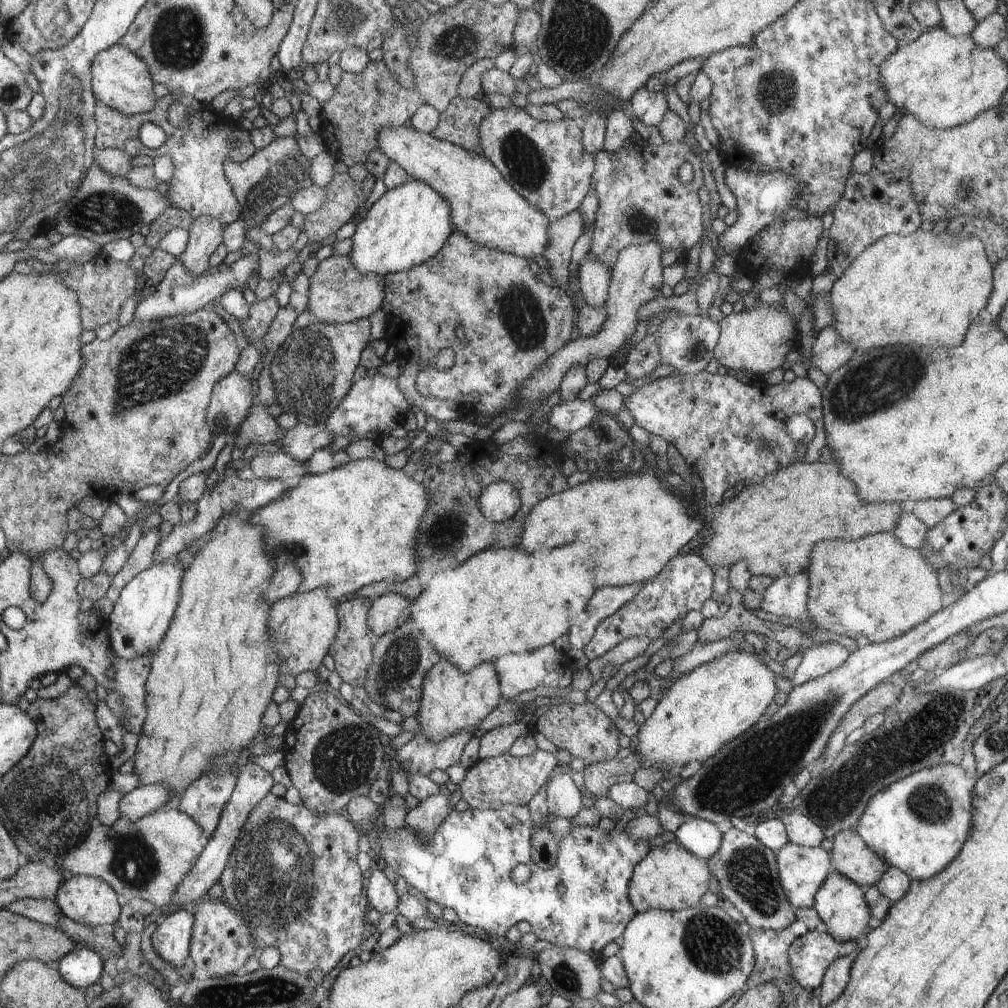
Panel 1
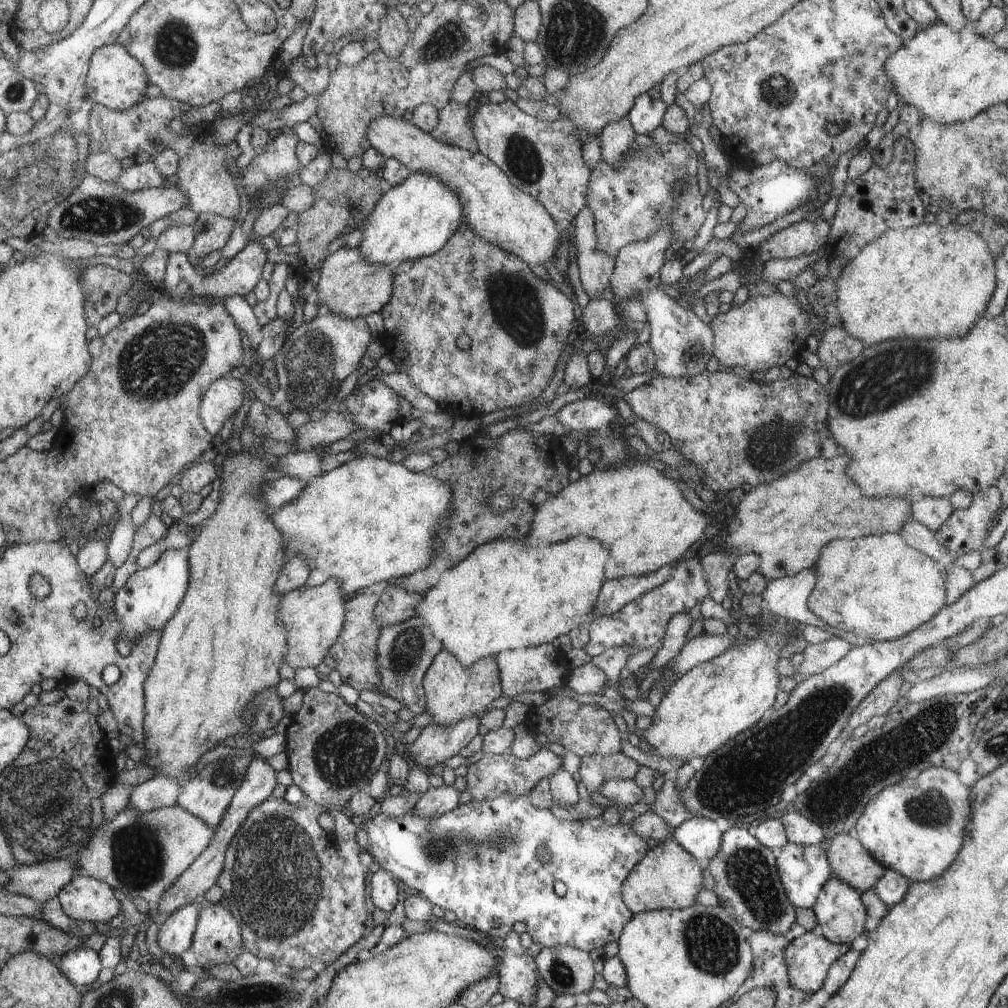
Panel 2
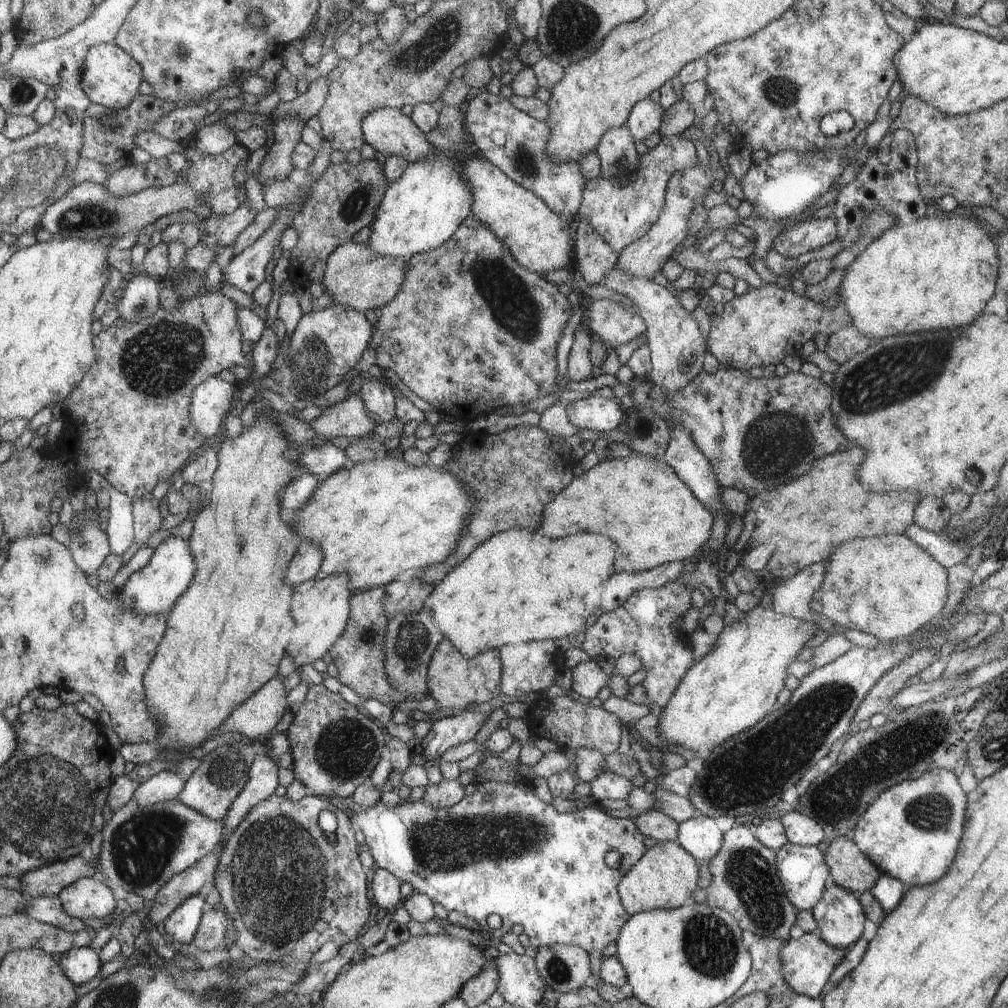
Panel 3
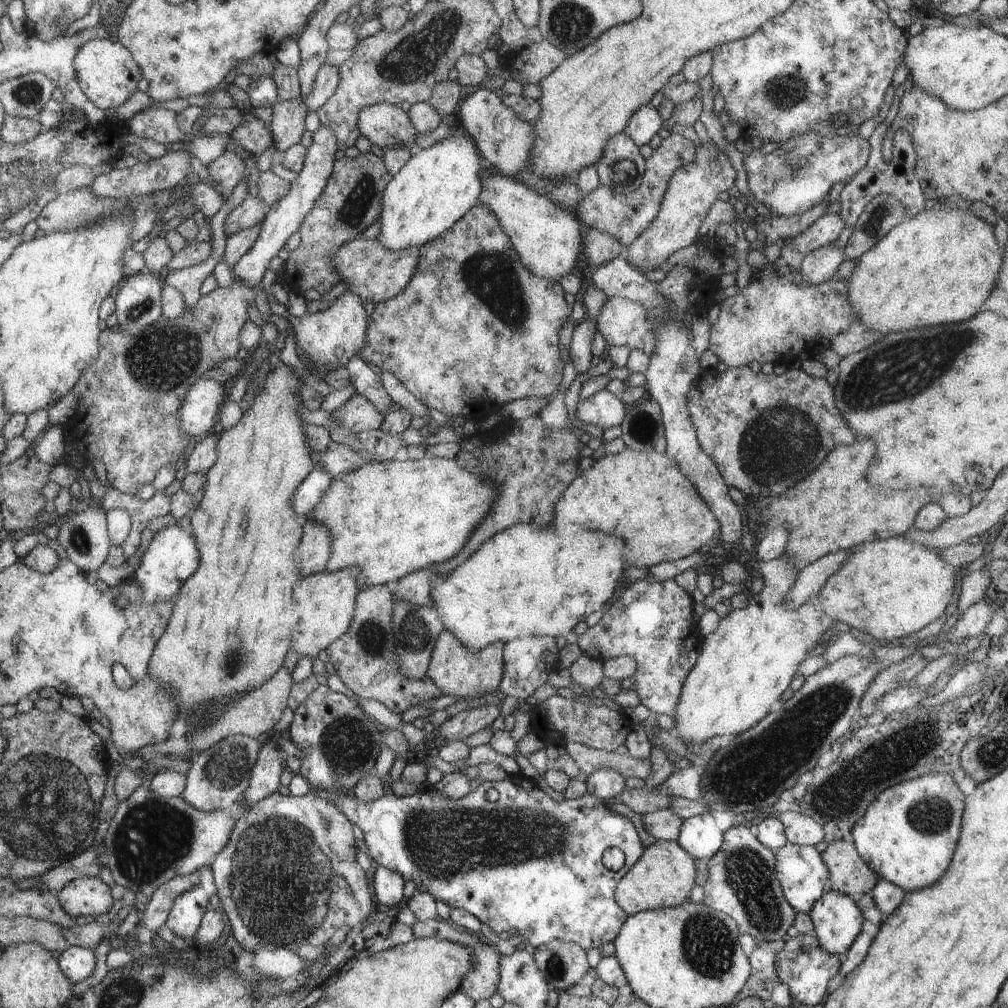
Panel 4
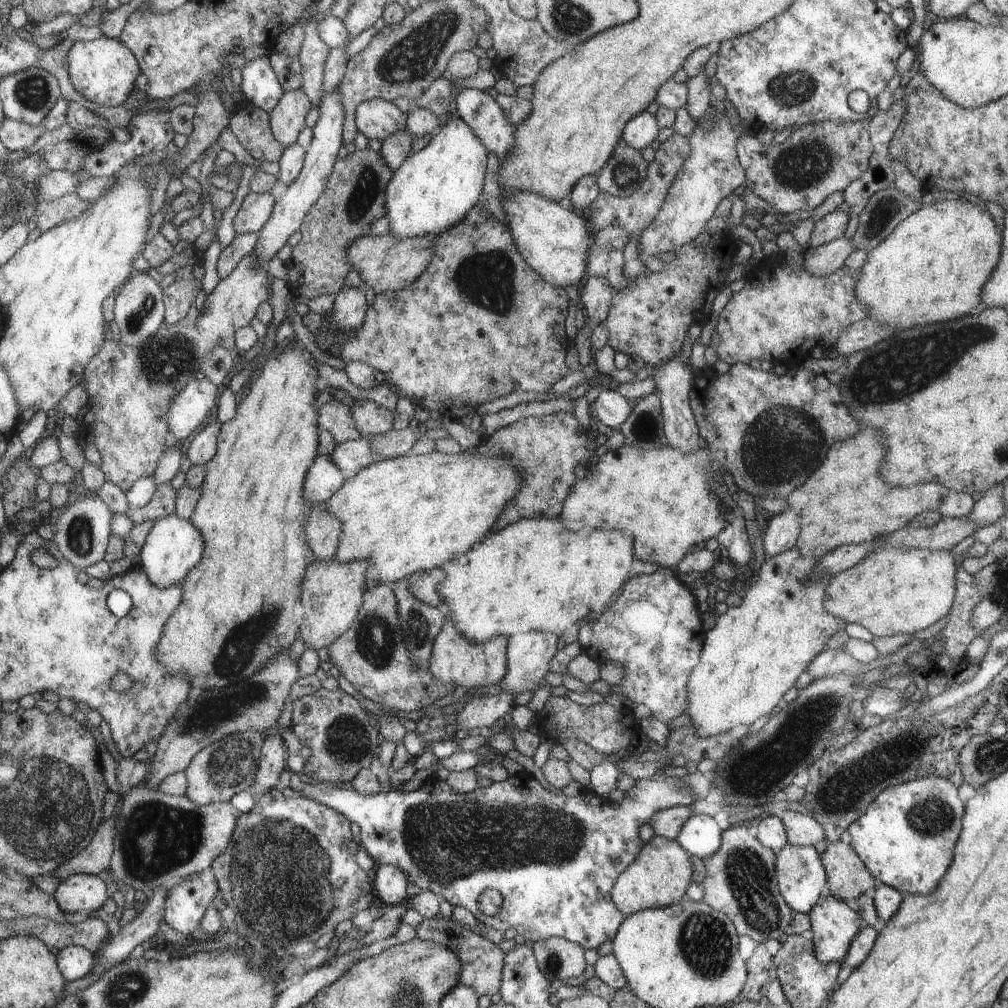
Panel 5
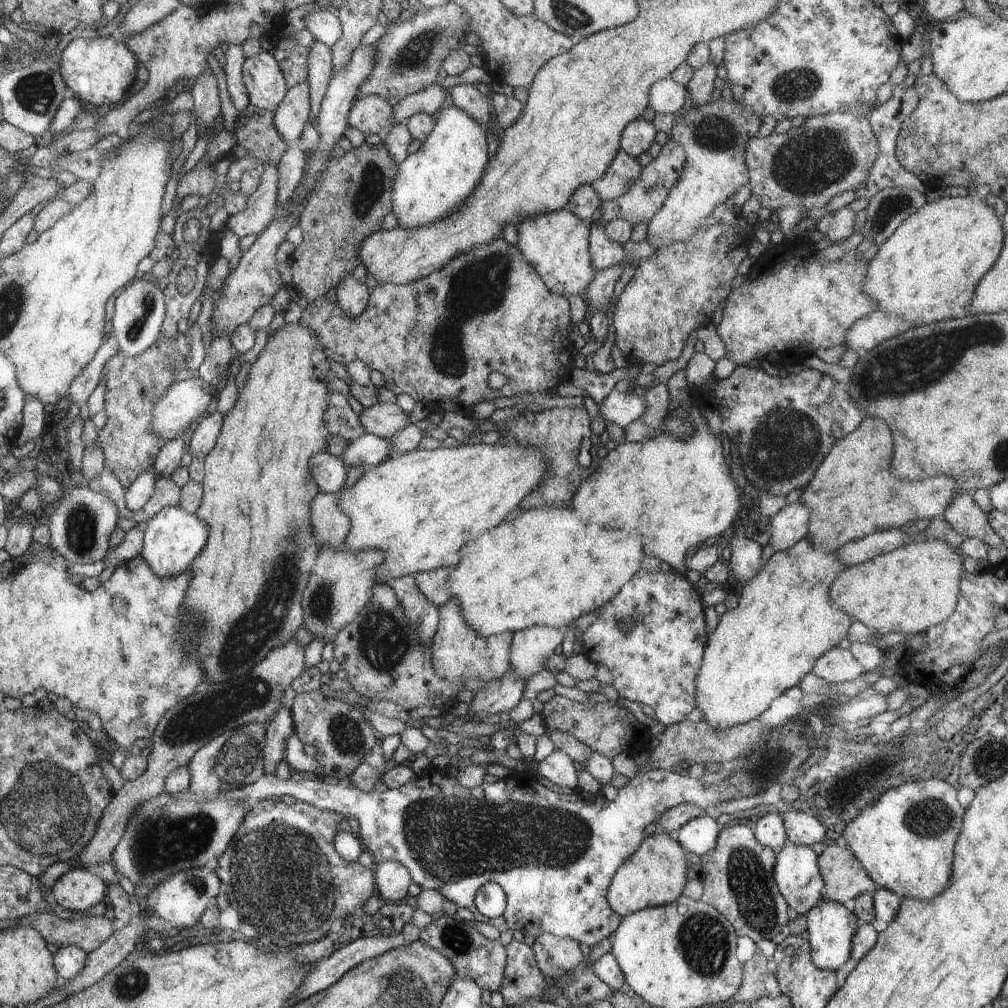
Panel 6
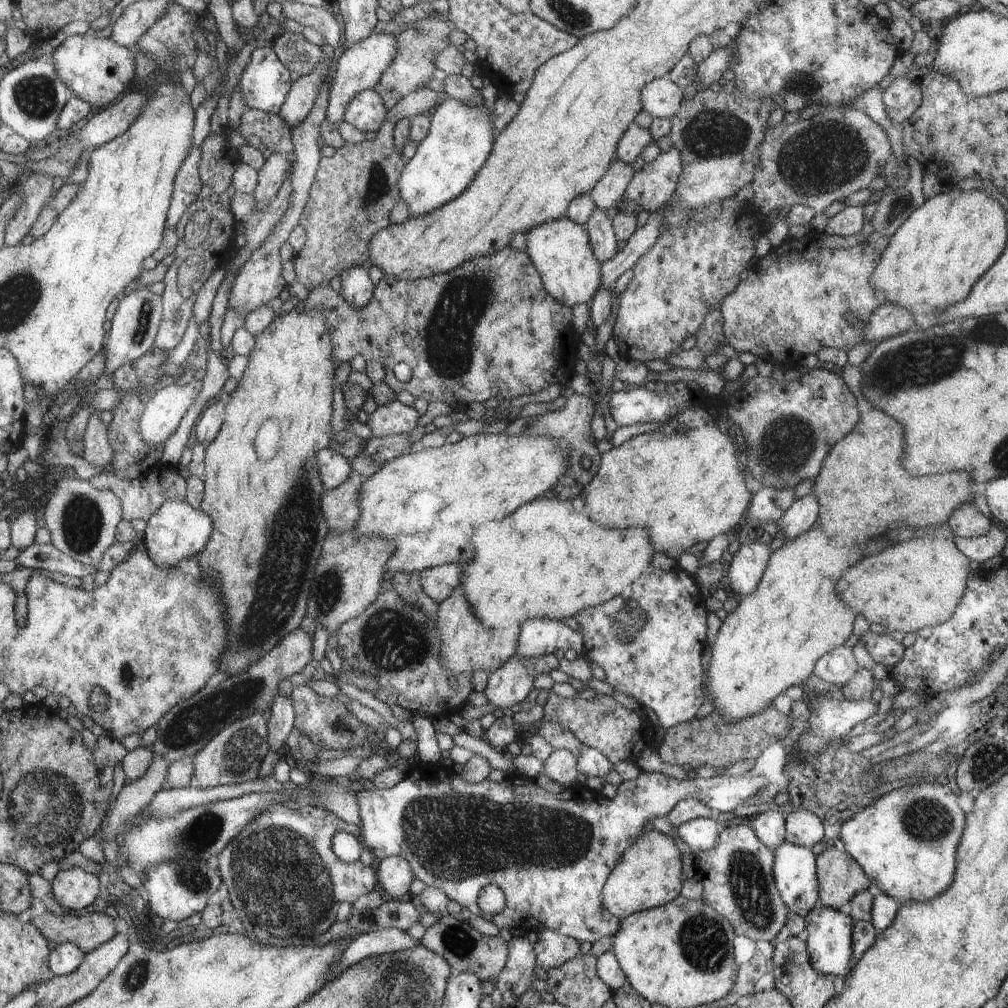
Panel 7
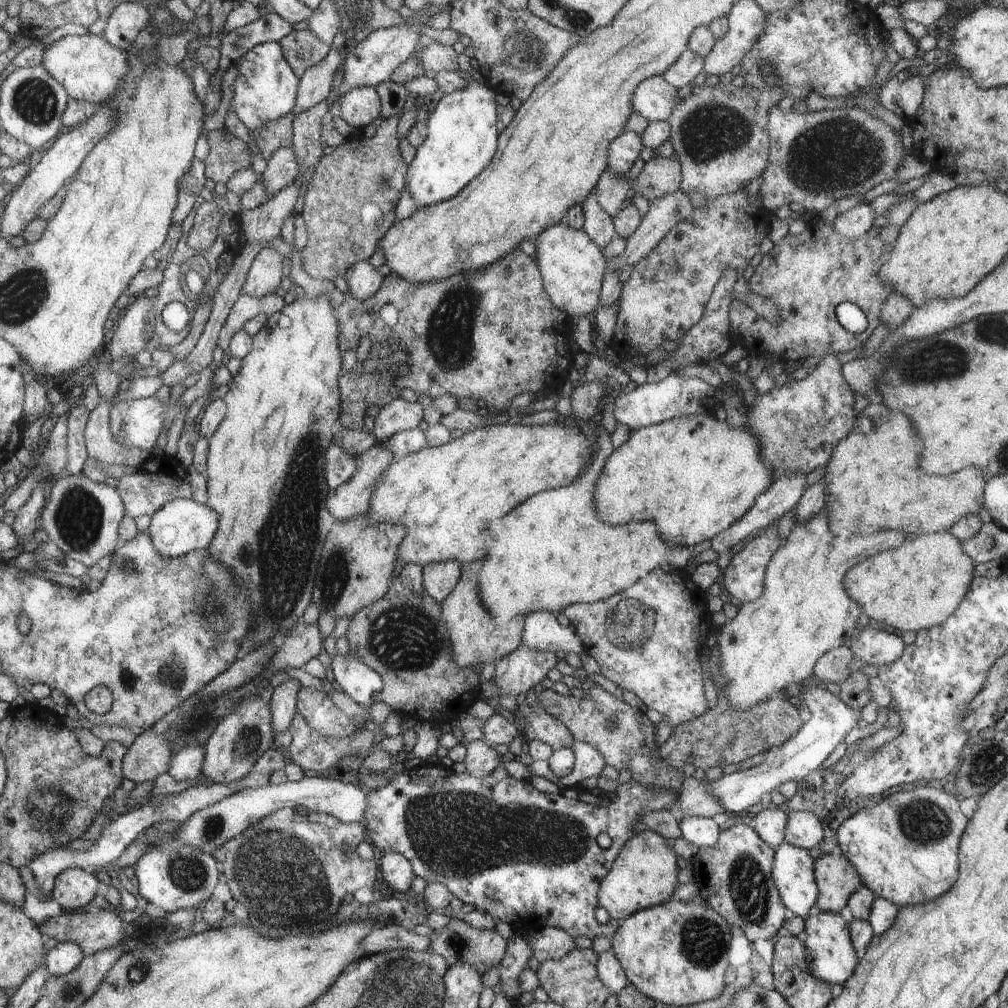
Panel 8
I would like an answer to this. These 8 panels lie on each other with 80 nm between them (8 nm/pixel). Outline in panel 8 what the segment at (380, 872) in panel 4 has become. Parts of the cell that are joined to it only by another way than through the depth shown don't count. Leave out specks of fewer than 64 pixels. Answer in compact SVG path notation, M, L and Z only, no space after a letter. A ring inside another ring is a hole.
M384 853L379 867L383 880L396 892L408 892L416 877L410 861L400 853Z

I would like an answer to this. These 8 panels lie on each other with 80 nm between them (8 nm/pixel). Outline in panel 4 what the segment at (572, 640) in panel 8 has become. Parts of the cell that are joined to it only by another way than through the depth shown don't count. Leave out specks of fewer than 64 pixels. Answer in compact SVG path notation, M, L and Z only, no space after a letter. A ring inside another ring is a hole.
M524 636L505 642L505 676L501 680L500 690L506 696L514 696L514 698L526 701L537 688L548 682L550 670L554 670L556 662L559 661L559 656L556 654L559 652L554 637Z

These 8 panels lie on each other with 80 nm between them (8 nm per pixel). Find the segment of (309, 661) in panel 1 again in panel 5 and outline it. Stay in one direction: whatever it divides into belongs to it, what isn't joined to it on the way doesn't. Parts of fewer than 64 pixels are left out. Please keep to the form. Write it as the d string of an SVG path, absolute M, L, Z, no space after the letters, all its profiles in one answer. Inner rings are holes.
M332 560L322 563L314 561L309 564L301 584L301 603L304 606L305 616L302 619L299 636L307 649L318 651L320 648L328 648L353 626L369 585L366 583L368 568L369 561L342 563Z

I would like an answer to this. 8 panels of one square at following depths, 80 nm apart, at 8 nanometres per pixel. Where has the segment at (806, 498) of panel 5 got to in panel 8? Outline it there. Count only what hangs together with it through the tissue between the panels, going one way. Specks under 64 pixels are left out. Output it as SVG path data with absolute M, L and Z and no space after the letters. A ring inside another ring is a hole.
M879 396L857 414L855 428L834 447L822 478L825 513L833 535L842 530L870 534L888 528L925 535L949 530L963 516L978 515L984 507L984 479L994 475L976 467L946 476L918 472L914 436L911 420L886 408Z

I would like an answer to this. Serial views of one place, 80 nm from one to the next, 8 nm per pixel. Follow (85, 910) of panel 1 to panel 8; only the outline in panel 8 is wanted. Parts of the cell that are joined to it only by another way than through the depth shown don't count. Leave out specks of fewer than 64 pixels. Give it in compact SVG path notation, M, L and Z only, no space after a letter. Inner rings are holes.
M67 868L56 877L51 898L56 900L63 910L78 910L94 898L98 884L100 882L96 880L96 876L88 874L88 871Z

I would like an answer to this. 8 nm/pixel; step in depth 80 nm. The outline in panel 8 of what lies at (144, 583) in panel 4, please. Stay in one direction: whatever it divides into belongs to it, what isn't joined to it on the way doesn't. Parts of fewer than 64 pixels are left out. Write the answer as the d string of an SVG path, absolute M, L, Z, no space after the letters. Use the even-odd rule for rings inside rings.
M174 499L159 508L152 516L150 524L145 528L153 539L154 548L163 557L176 558L192 554L193 550L208 548L217 534L220 516L209 505L198 504L190 499Z

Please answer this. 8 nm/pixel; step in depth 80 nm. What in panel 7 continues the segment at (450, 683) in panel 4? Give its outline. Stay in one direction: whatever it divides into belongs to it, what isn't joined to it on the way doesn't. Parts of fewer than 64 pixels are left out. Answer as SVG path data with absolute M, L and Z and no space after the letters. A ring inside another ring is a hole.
M456 587L452 594L438 605L437 624L441 632L440 658L442 666L456 675L472 675L484 670L489 676L517 654L520 627L511 626L504 631L487 629L473 612L464 590Z

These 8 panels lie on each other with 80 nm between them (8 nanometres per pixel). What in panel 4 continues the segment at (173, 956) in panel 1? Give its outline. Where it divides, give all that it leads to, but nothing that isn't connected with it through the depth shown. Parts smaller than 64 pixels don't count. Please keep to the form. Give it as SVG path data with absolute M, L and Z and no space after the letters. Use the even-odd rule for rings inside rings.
M201 883L191 888L188 892L183 892L173 902L170 909L166 926L172 930L173 934L191 940L200 930L202 916L205 916L208 908L210 896L202 888Z

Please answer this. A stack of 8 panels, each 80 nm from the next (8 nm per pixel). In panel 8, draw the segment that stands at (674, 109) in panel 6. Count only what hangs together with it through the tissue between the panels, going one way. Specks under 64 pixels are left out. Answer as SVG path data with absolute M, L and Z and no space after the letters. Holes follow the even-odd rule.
M662 75L646 79L633 94L634 110L650 121L667 121L675 109L678 88Z

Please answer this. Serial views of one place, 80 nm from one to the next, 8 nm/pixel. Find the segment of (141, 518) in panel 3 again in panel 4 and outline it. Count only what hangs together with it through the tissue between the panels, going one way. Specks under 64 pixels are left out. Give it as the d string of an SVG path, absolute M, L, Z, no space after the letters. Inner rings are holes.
M116 489L106 490L101 504L104 510L122 507L128 510L132 519L131 533L125 544L121 546L124 556L128 559L137 552L140 535L149 528L150 521L170 513L170 497L166 497L162 491L156 491L152 498L142 500L136 495L125 495Z

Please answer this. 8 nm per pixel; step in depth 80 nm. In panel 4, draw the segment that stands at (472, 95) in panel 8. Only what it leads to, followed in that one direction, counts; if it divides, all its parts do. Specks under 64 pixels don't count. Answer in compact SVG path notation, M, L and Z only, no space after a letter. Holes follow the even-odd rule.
M460 126L442 143L412 154L385 188L381 218L377 220L379 235L374 239L391 251L404 251L413 247L419 250L446 236L479 204L485 166L477 145Z

